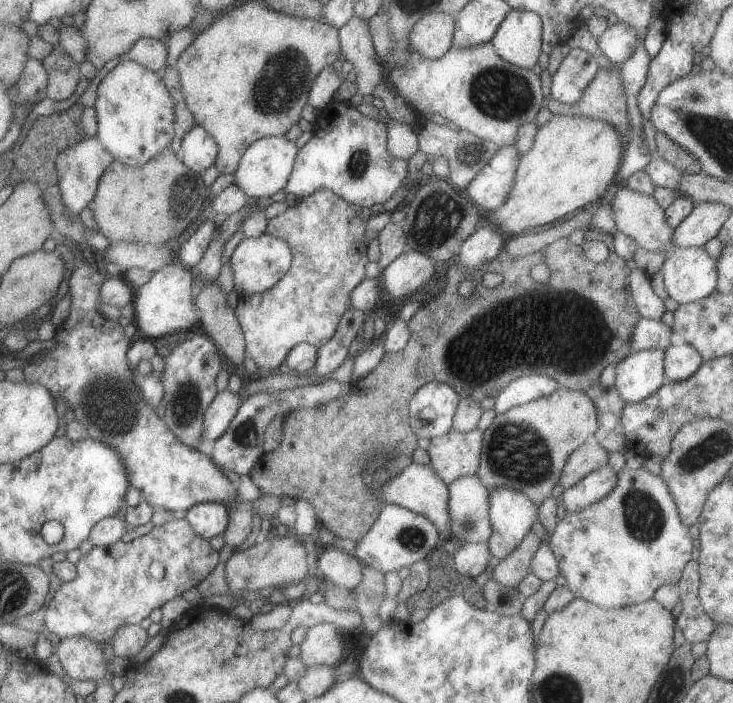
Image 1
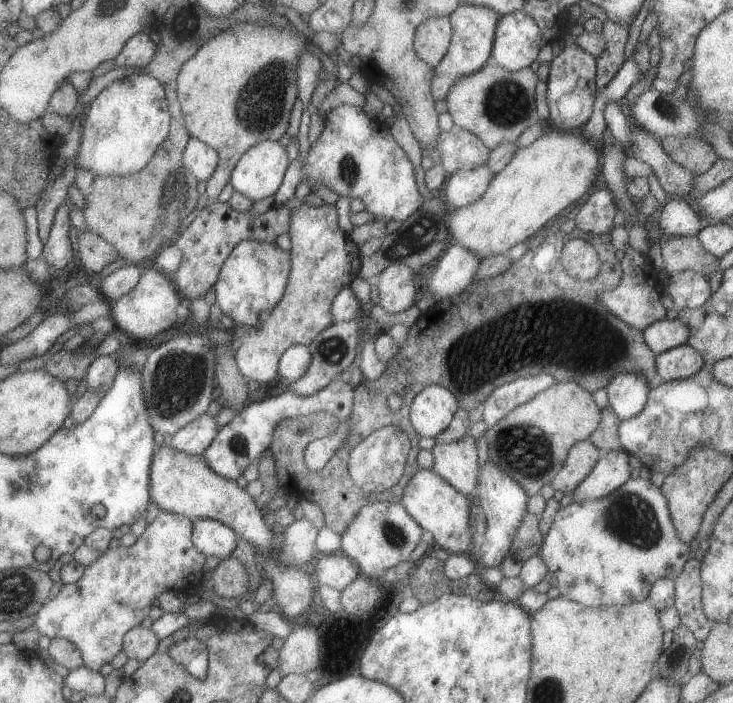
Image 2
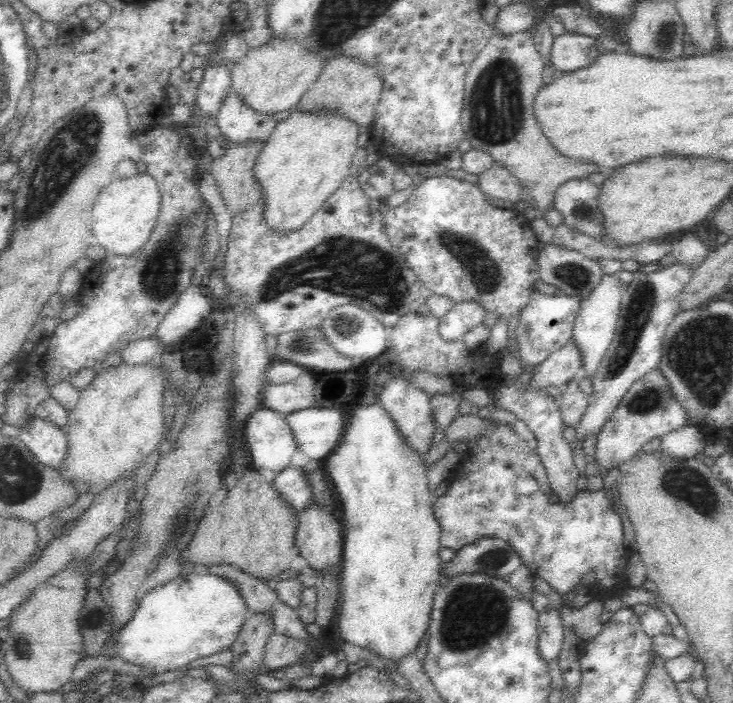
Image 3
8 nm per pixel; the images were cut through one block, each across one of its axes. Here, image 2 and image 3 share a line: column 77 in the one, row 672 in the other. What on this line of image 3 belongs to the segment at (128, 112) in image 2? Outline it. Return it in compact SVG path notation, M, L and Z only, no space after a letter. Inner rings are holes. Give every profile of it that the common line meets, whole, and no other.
M204 571L188 572L157 586L146 593L138 603L133 617L117 632L115 656L120 660L139 666L151 674L175 670L203 656L230 649L242 624L249 617L238 591L226 580Z

